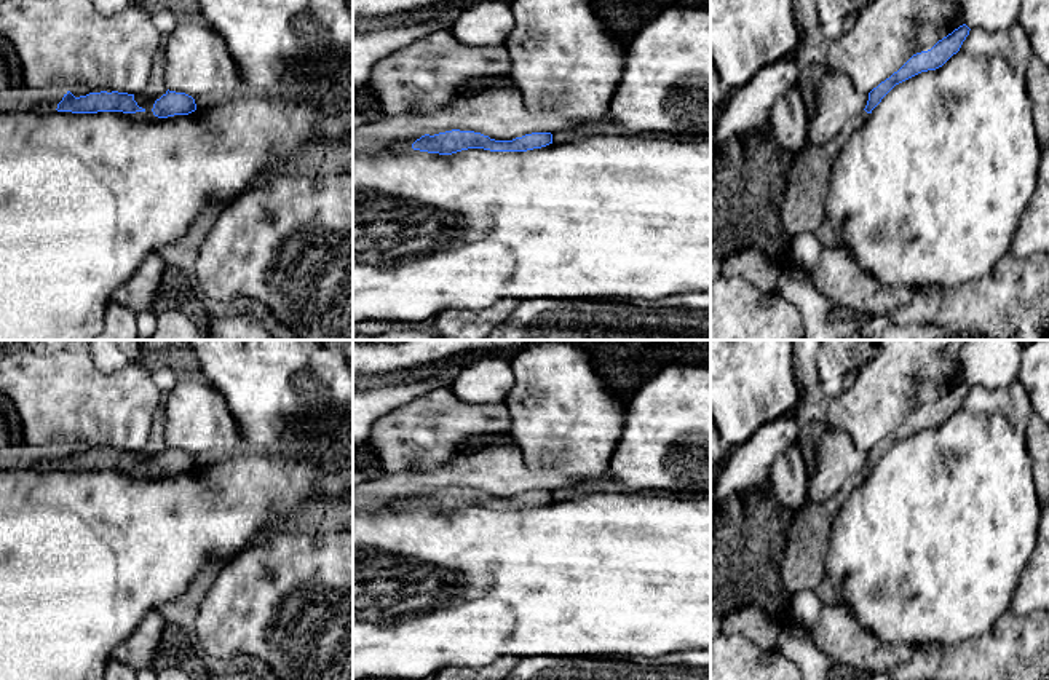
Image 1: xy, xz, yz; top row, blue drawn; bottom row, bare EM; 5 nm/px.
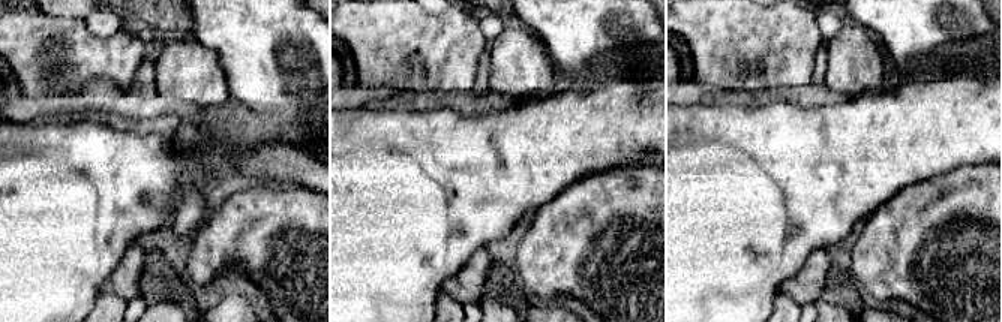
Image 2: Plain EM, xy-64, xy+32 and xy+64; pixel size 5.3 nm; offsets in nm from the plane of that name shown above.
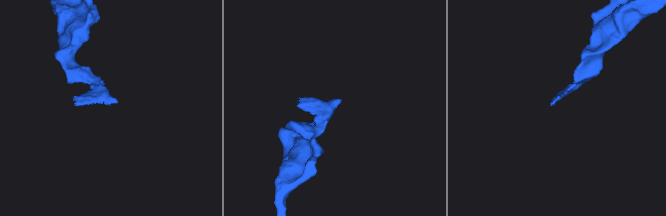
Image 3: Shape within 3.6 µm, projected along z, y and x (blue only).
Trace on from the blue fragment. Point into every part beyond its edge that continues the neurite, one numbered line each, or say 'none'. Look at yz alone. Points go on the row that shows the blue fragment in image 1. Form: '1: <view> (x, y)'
1: yz (803, 209)

